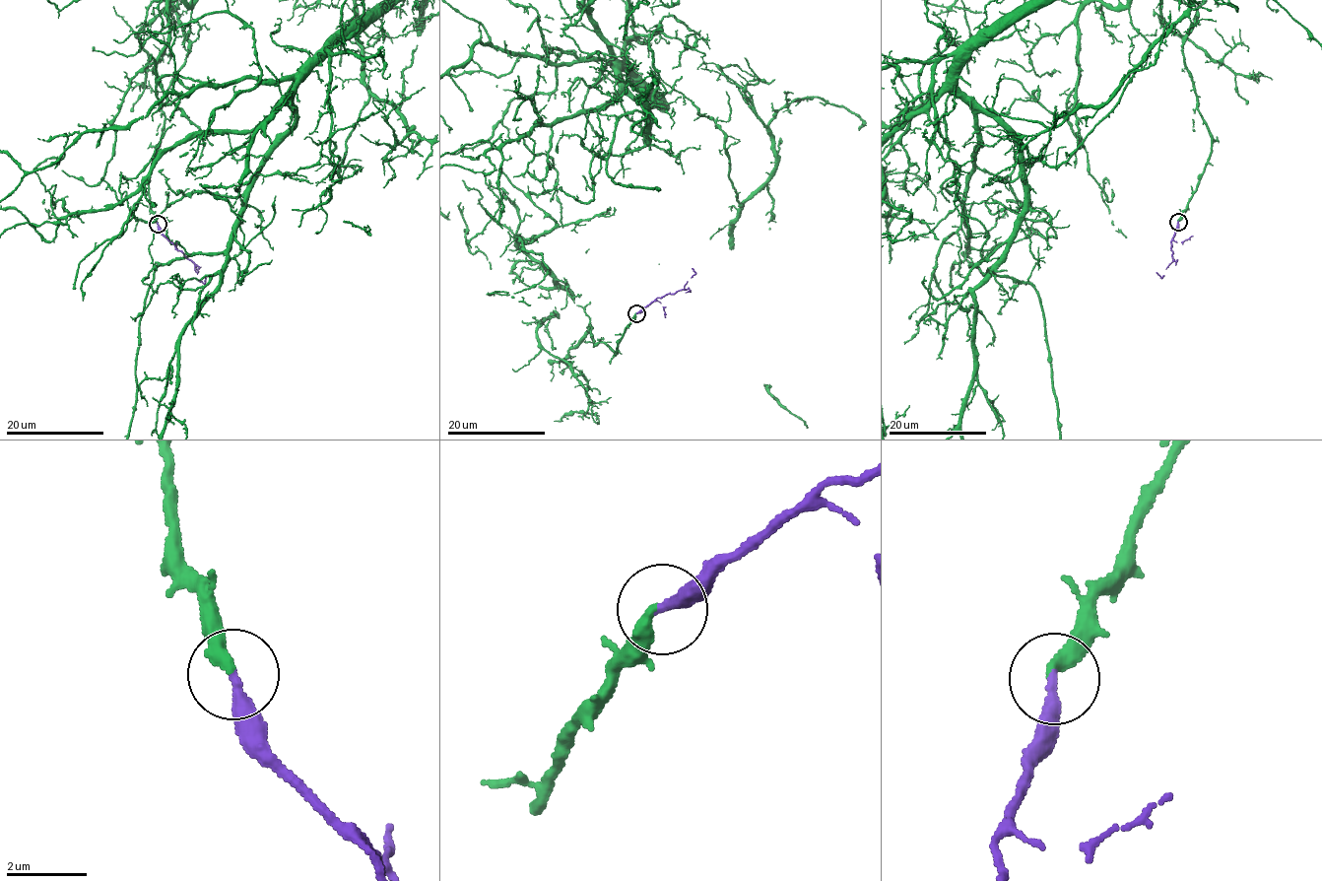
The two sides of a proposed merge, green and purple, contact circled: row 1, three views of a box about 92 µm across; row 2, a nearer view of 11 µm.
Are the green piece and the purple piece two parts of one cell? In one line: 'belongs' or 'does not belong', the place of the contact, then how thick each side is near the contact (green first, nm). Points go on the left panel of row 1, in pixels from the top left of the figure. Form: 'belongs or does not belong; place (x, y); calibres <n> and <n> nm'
belongs; place (158, 224); calibres 340 and 280 nm

